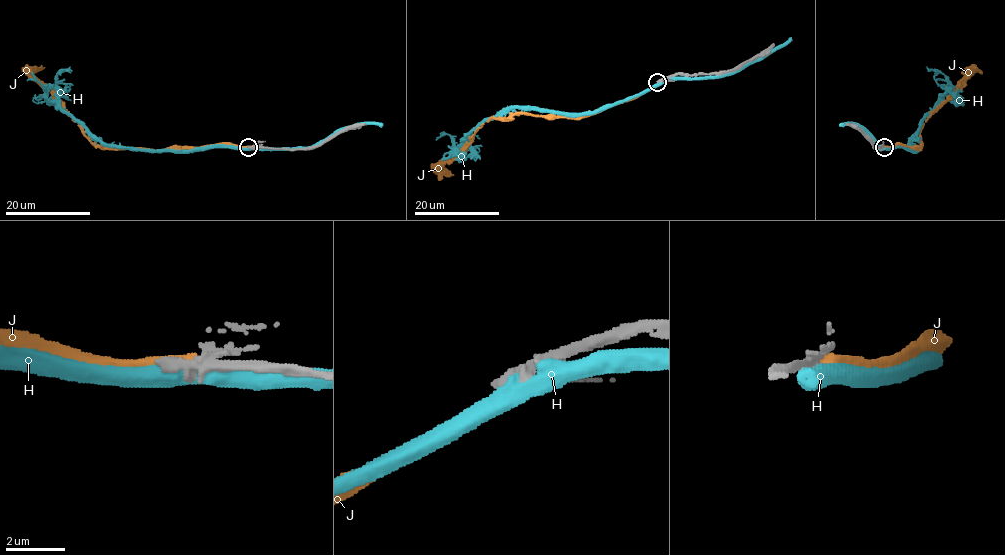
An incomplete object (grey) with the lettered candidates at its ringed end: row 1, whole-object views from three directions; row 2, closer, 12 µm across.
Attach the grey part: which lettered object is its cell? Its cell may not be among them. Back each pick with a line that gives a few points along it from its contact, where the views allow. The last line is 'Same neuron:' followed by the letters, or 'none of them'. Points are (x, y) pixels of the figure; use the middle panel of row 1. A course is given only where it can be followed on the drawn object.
Same neuron: none of them

